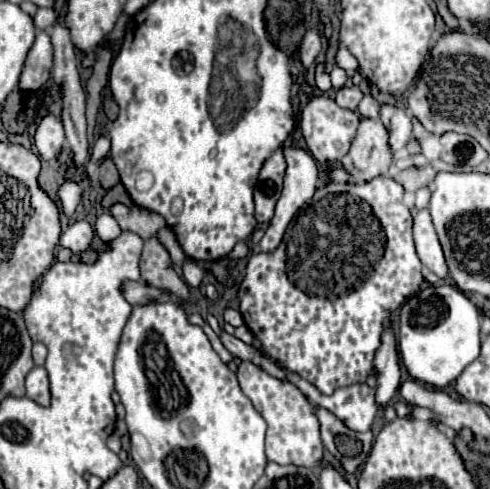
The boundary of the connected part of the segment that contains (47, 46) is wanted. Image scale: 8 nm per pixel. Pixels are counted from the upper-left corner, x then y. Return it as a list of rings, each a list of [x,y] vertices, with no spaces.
[[[37,30],[35,44],[29,50],[29,56],[19,80],[21,90],[39,90],[49,80],[51,68],[53,68],[51,36],[45,30]]]

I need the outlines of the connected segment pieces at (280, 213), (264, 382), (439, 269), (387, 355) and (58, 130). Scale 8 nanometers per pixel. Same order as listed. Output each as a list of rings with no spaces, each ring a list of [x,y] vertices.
[[[285,148],[285,182],[283,192],[275,208],[275,216],[269,222],[269,228],[265,230],[265,236],[257,244],[257,252],[271,252],[275,246],[279,246],[283,232],[295,212],[301,208],[305,200],[309,200],[315,192],[317,182],[317,162],[315,158],[303,150],[303,148]]]
[[[241,362],[237,380],[245,396],[253,402],[255,410],[267,422],[267,440],[265,440],[267,458],[277,464],[295,464],[307,468],[317,466],[323,456],[323,444],[319,438],[319,422],[305,394],[291,382],[279,382],[277,378],[271,378],[267,372],[259,370],[259,366],[253,366],[251,362]]]
[[[419,210],[415,214],[415,224],[413,224],[413,240],[417,248],[417,256],[427,266],[433,274],[439,278],[449,278],[449,268],[443,256],[443,248],[439,244],[439,238],[435,234],[435,228],[431,224],[429,210]]]
[[[389,328],[383,334],[383,344],[375,356],[375,370],[377,370],[377,404],[385,406],[387,402],[391,402],[397,394],[397,388],[401,384],[401,372],[399,372],[399,364],[397,364],[397,350],[395,350],[395,334]]]
[[[47,116],[41,120],[35,134],[35,146],[39,150],[39,156],[47,162],[57,160],[63,154],[65,132],[63,132],[63,124],[55,116]]]

